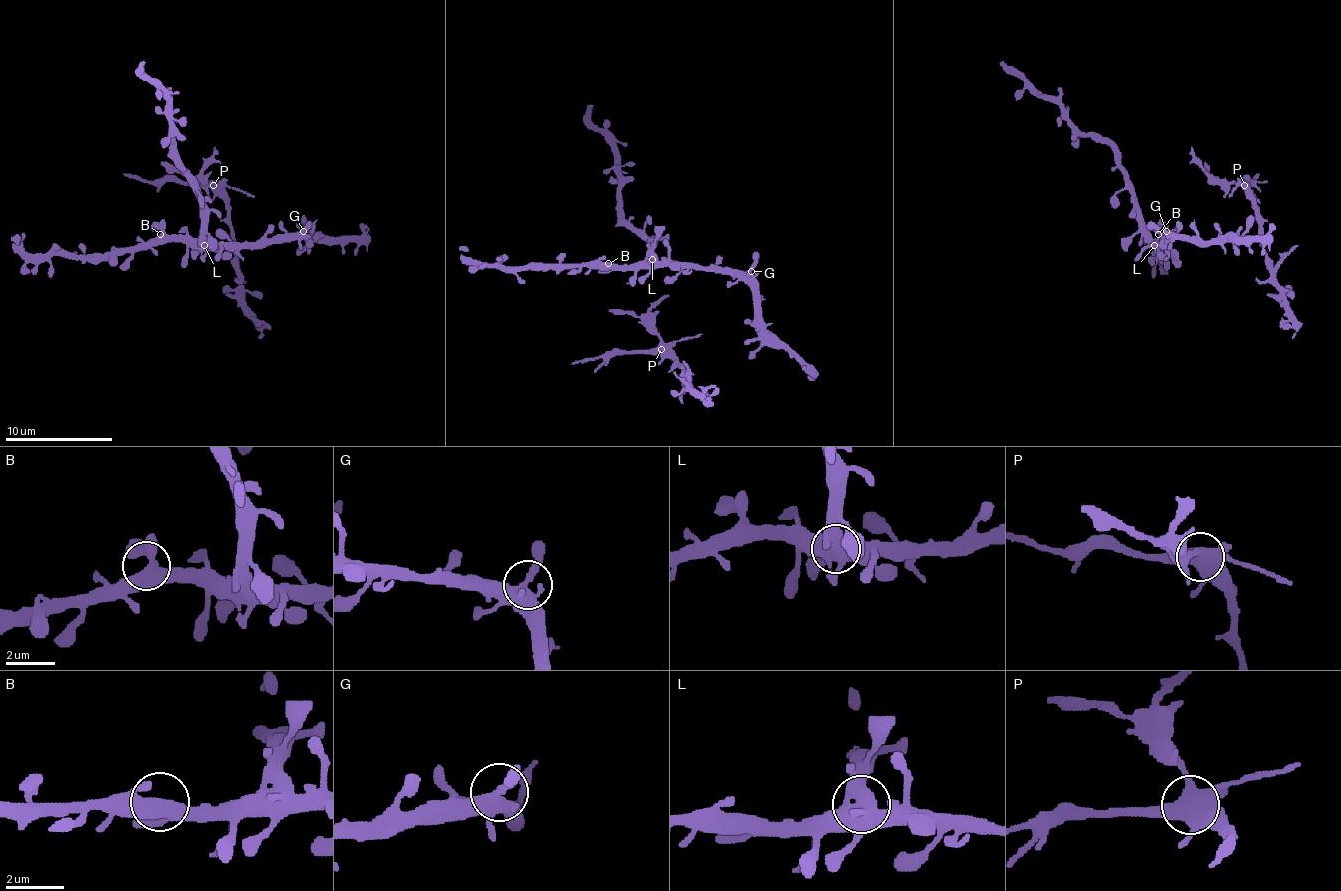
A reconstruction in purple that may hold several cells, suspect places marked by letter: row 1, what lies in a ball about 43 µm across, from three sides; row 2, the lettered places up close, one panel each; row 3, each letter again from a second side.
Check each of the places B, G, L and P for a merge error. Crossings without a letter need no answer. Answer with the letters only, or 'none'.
L, P

